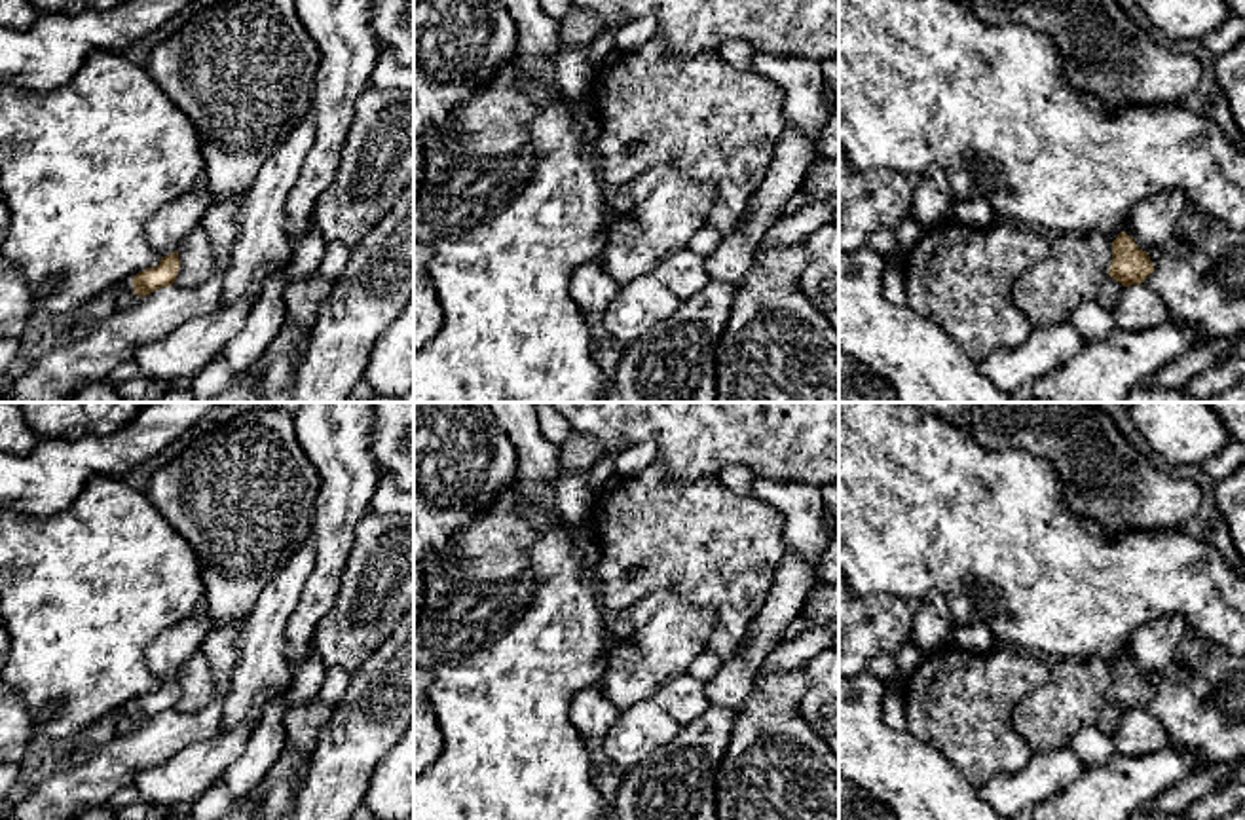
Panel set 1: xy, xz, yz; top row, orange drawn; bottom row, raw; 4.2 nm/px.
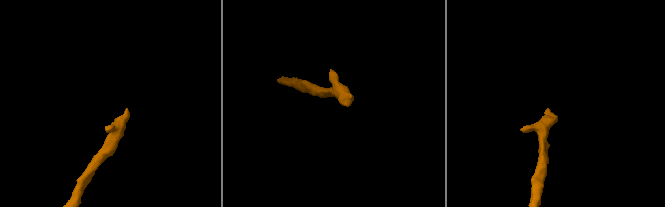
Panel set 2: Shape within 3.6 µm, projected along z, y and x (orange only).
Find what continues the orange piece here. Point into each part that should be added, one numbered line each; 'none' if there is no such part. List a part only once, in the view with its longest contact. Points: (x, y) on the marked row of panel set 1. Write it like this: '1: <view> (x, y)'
1: yz (1151, 223)

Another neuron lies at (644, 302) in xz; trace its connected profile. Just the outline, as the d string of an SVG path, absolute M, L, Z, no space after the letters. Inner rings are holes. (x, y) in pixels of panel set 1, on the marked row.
M653 273L641 275L624 285L602 313L604 326L611 338L628 344L670 319L681 304L683 298L662 285Z

